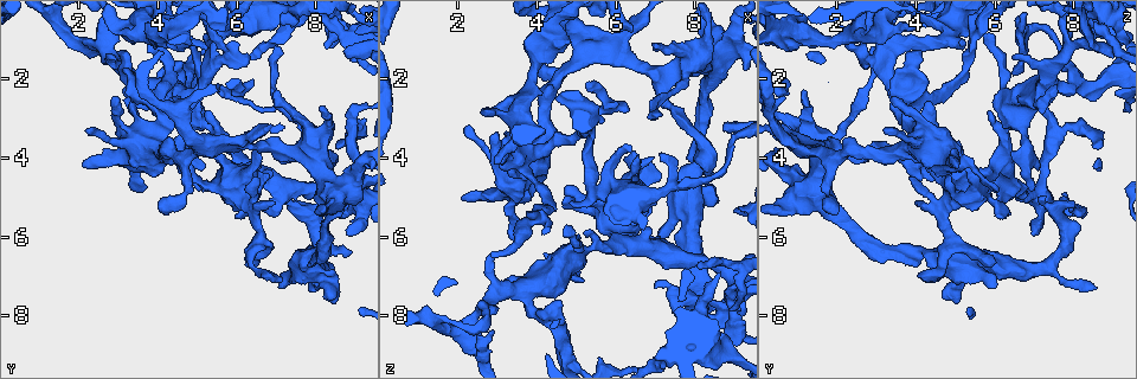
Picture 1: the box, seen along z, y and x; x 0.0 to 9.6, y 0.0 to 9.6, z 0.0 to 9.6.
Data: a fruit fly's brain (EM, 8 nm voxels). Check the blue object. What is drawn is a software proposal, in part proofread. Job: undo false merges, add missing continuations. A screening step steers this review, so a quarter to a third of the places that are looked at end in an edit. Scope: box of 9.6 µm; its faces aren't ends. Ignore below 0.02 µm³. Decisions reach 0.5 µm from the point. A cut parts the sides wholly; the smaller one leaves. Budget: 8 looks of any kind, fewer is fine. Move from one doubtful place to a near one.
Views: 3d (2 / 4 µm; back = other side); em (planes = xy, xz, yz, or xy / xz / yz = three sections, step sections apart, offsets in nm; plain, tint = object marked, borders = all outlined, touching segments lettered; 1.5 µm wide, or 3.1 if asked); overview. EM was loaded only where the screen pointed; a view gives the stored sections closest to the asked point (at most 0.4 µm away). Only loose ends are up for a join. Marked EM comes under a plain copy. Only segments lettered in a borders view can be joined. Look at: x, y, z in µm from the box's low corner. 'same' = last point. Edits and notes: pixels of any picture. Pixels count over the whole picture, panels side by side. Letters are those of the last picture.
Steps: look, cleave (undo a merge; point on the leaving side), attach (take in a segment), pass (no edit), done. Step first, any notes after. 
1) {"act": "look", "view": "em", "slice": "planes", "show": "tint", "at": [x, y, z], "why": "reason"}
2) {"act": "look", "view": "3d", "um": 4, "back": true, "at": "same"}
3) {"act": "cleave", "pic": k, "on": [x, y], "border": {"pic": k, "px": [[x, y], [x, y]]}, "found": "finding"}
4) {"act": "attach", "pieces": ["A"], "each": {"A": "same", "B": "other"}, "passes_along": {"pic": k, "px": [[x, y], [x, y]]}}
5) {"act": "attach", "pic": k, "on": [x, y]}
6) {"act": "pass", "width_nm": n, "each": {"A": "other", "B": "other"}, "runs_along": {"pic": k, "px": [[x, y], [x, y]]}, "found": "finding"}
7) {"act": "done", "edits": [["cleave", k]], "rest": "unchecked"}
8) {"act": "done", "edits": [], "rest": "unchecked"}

{"act": "look", "view": "3d", "um": 4, "at": [3.85, 2.70, 4.00], "why": "looks like a crossing"}

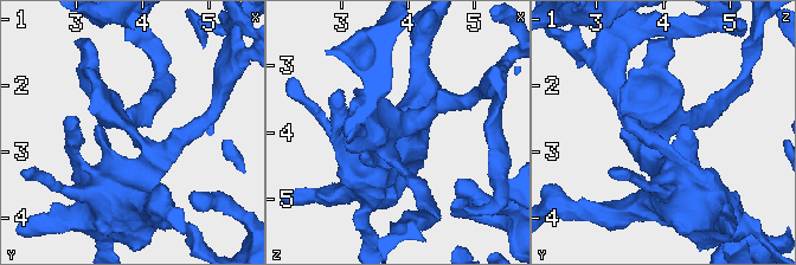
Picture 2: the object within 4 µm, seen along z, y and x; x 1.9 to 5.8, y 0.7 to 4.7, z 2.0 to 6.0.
{"act": "look", "view": "em", "slice": "xy", "step": 4, "show": "tint", "at": [3.85, 2.70, 4.05], "arms": 4, "why": "shape alone is not enough"}

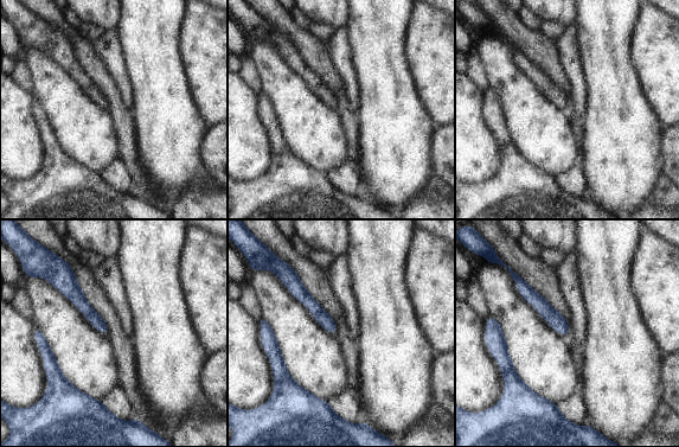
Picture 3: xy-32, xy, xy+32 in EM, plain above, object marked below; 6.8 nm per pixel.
{"act": "look", "view": "em", "slice": "xz", "step": 8, "show": "borders", "at": "same", "why": "another direction"}

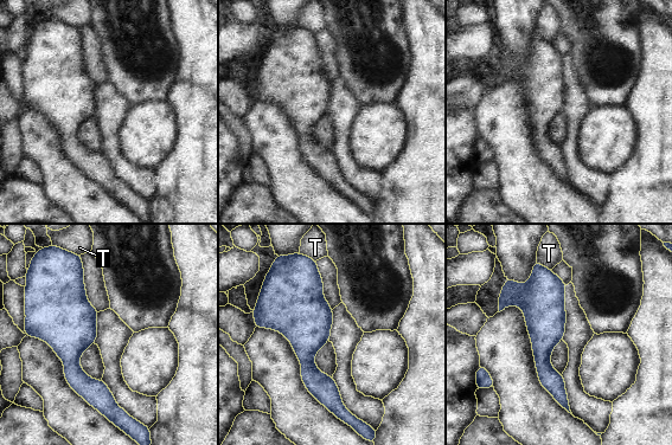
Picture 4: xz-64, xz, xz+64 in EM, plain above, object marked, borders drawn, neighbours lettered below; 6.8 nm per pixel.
{"act": "pass", "each": {"T": "other"}, "runs_along": {"pic": 4, "px": [[541, 270], [543, 366], [565, 405]]}, "found": "one cell here"}

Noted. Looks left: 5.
{"act": "look", "view": "em", "slice": "planes", "show": "borders", "at": [7.20, 7.25, 6.15], "why": "free end"}

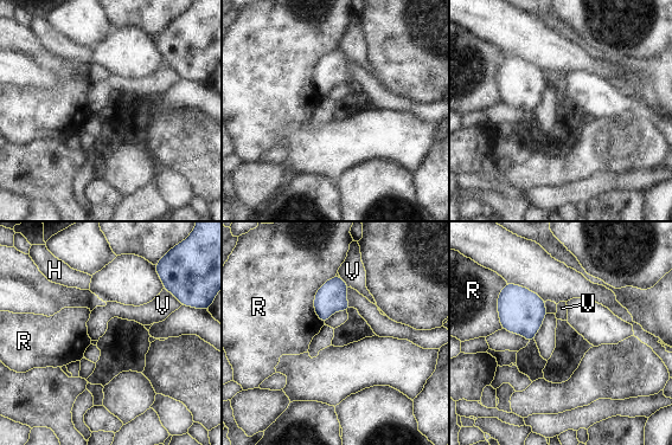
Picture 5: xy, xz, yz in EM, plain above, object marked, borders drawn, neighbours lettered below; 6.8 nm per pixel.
{"act": "pass", "each": {"H": "other", "R": "other", "V": "other"}, "border": {"pic": 5, "px": [[164, 288], [181, 304]]}, "found": "no lettered segment goes on from it"}

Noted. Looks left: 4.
{"act": "look", "view": "em", "slice": "planes", "show": "borders", "at": [2.20, 3.20, 3.20], "why": "branch stops here"}

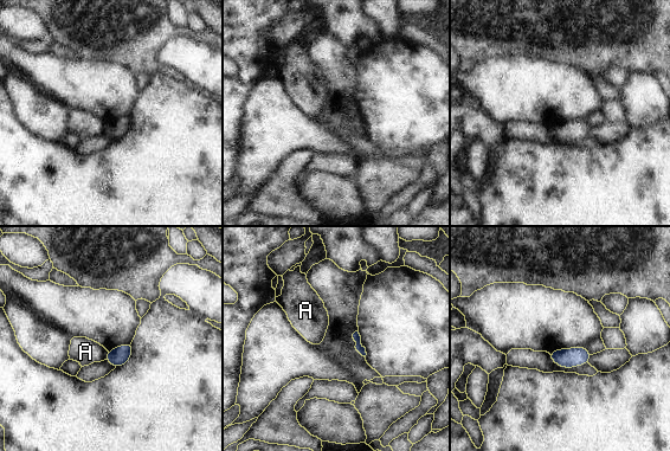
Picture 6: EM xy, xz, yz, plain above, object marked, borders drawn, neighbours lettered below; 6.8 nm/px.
{"act": "pass", "each": {"A": "other"}, "border": {"pic": 6, "px": [[108, 352], [104, 359]]}, "found": "no lettered segment goes on from it"}

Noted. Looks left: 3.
{"act": "done", "edits": [], "rest": "unchecked"}

